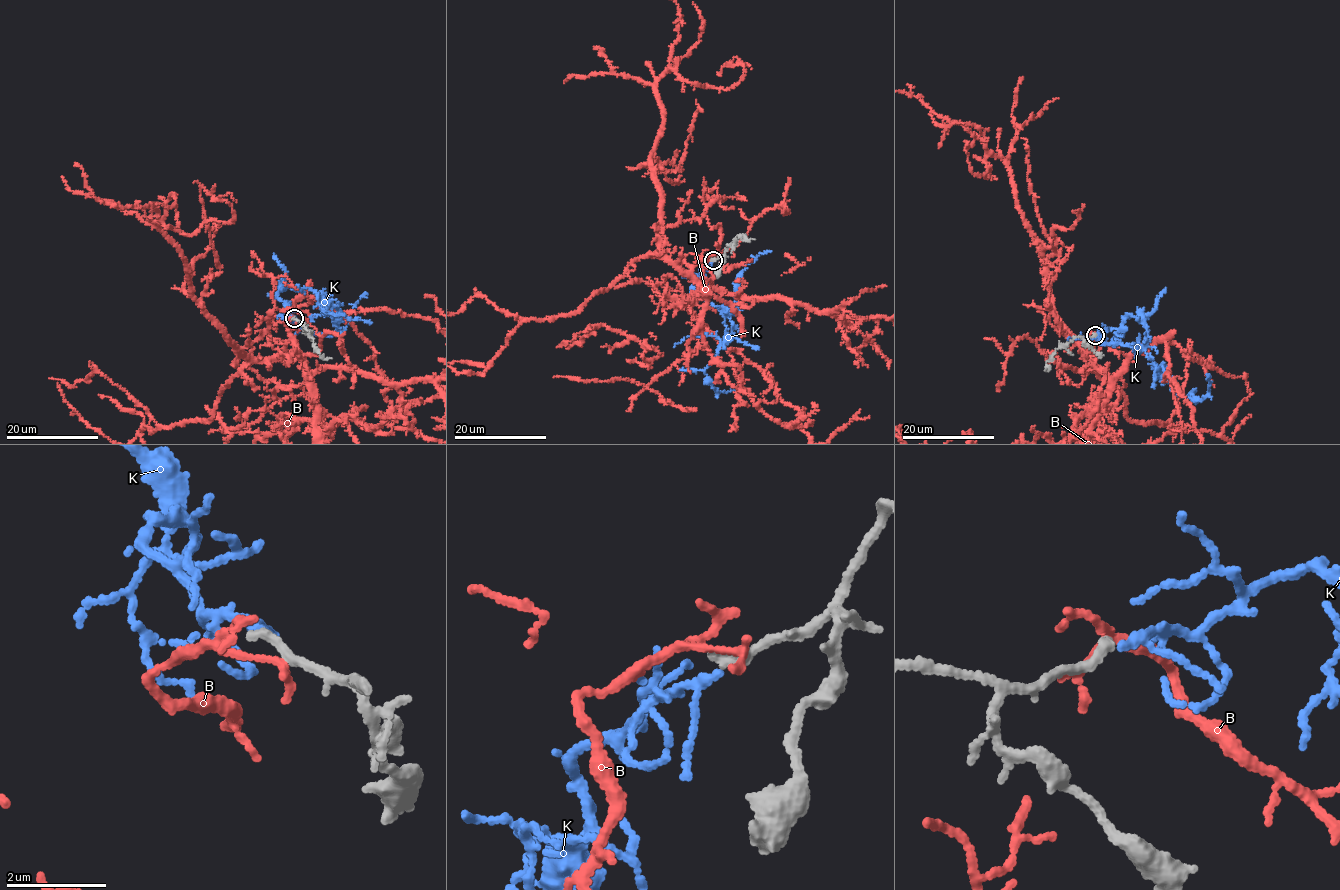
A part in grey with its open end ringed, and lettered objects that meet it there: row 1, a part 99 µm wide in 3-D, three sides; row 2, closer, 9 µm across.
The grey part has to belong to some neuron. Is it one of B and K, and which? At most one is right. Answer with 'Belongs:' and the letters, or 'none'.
Belongs: K

